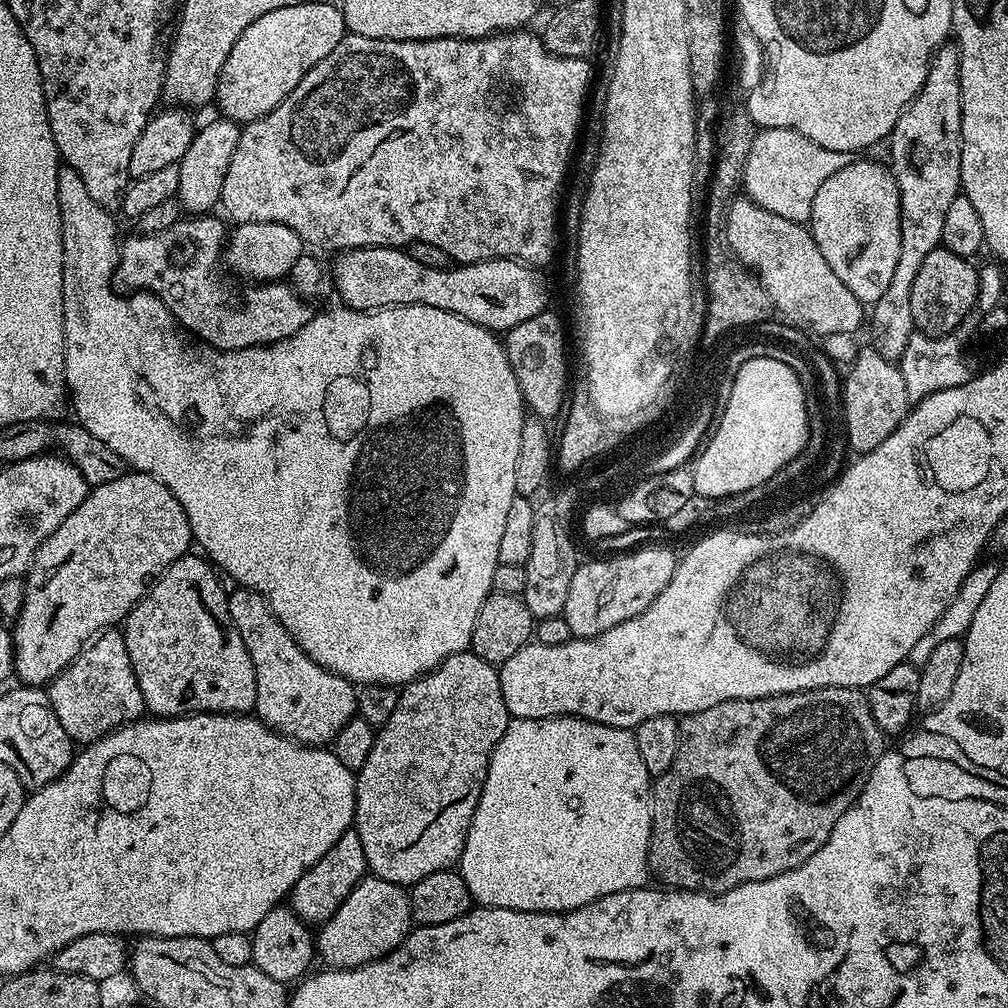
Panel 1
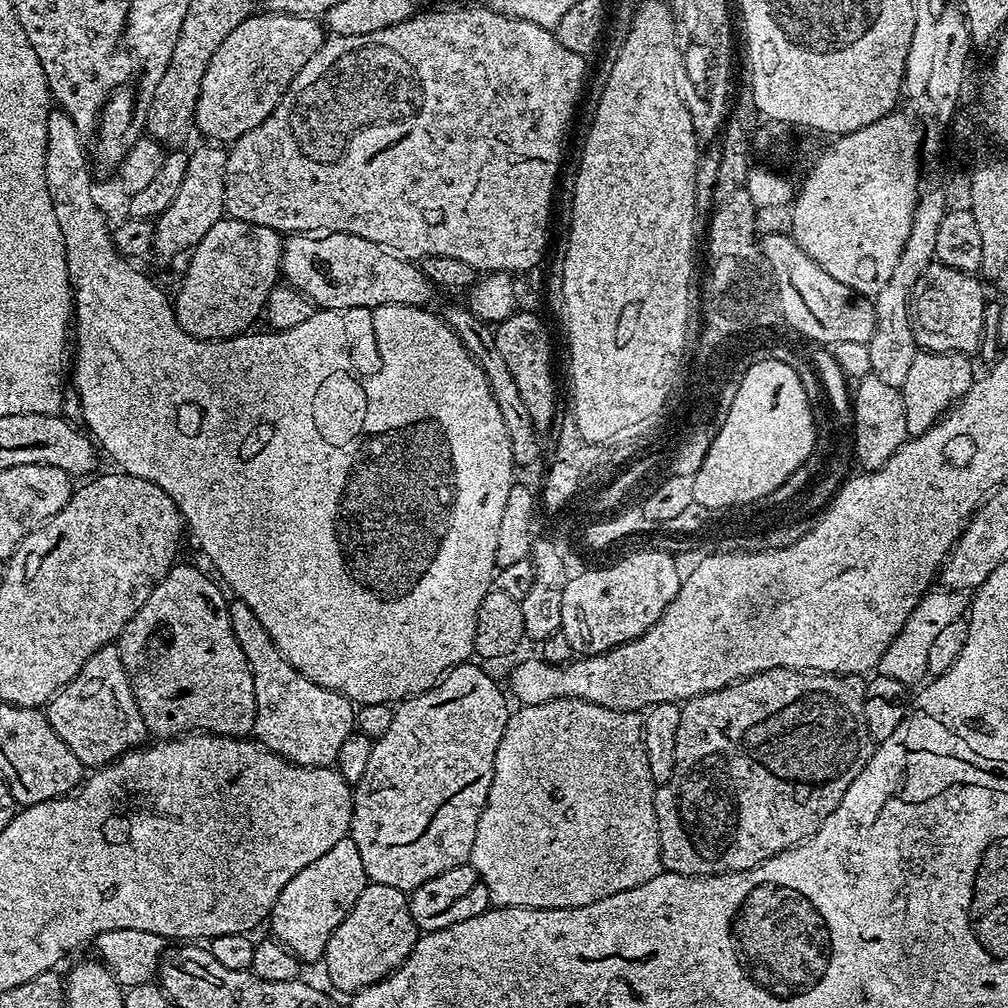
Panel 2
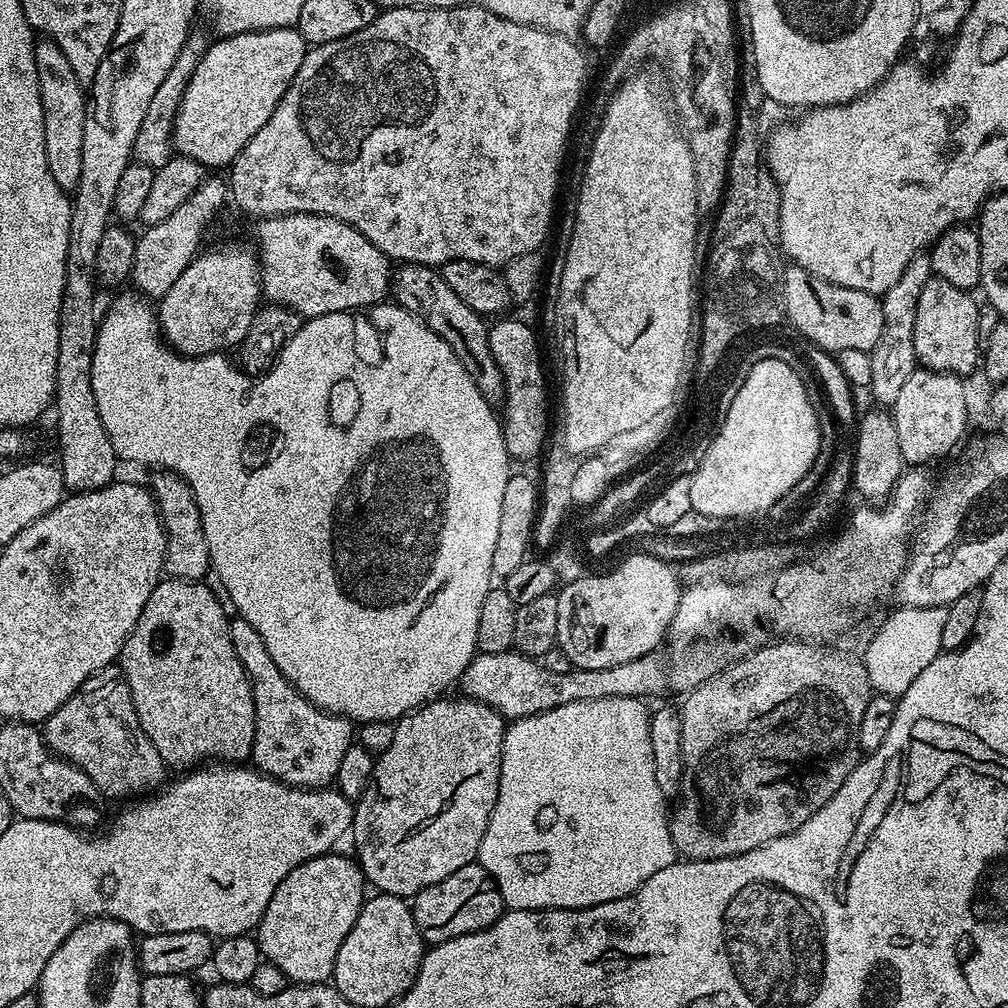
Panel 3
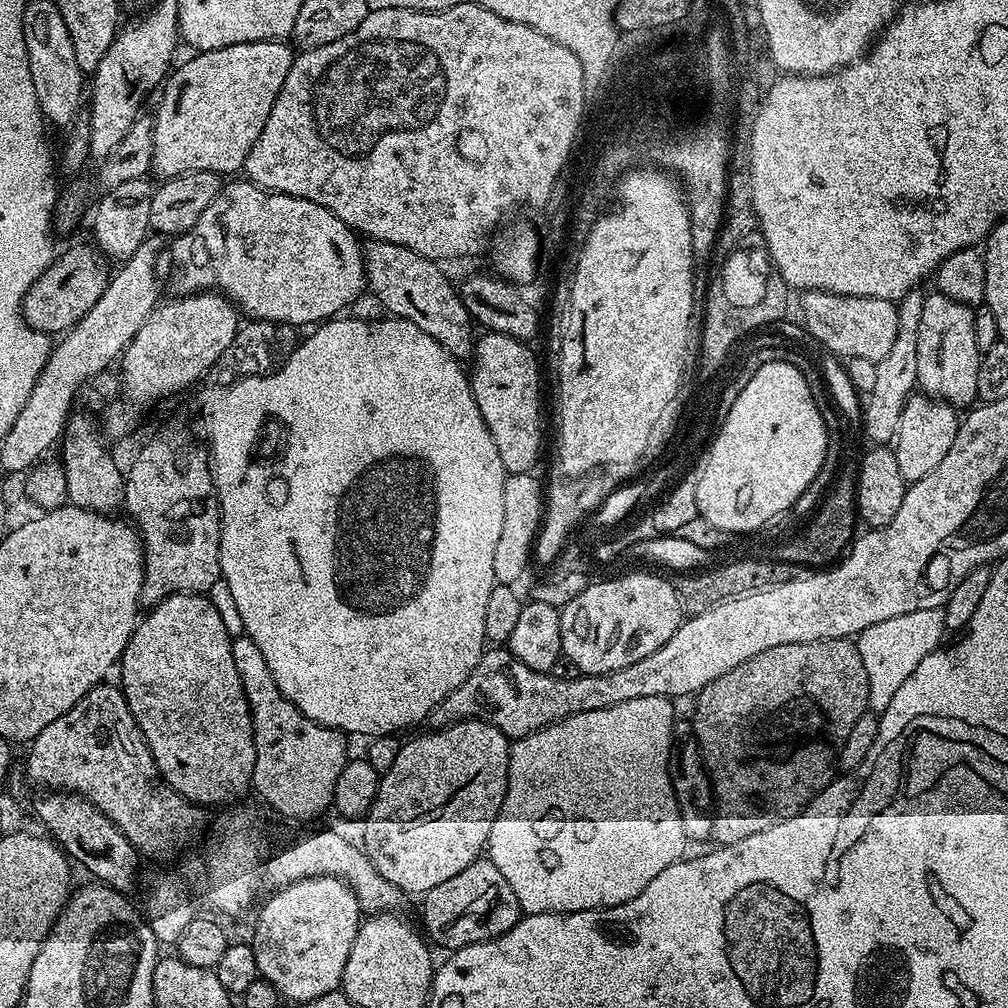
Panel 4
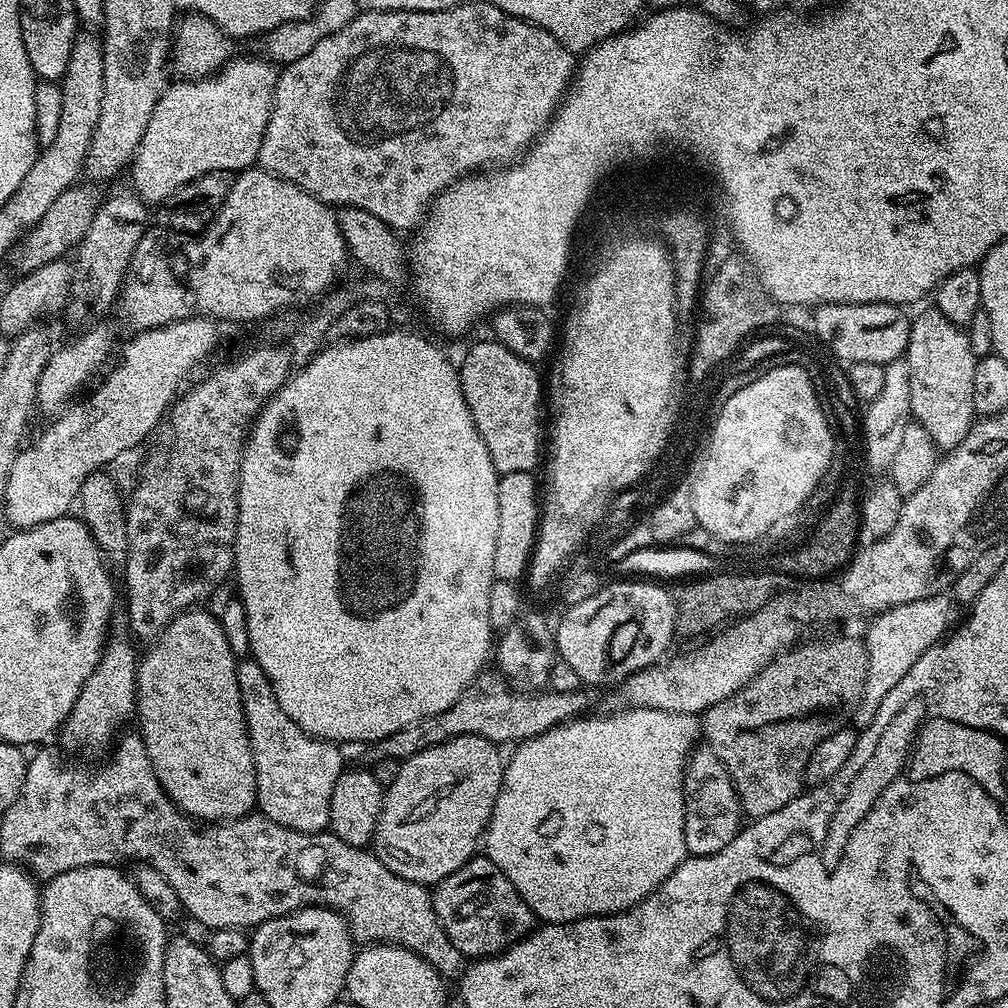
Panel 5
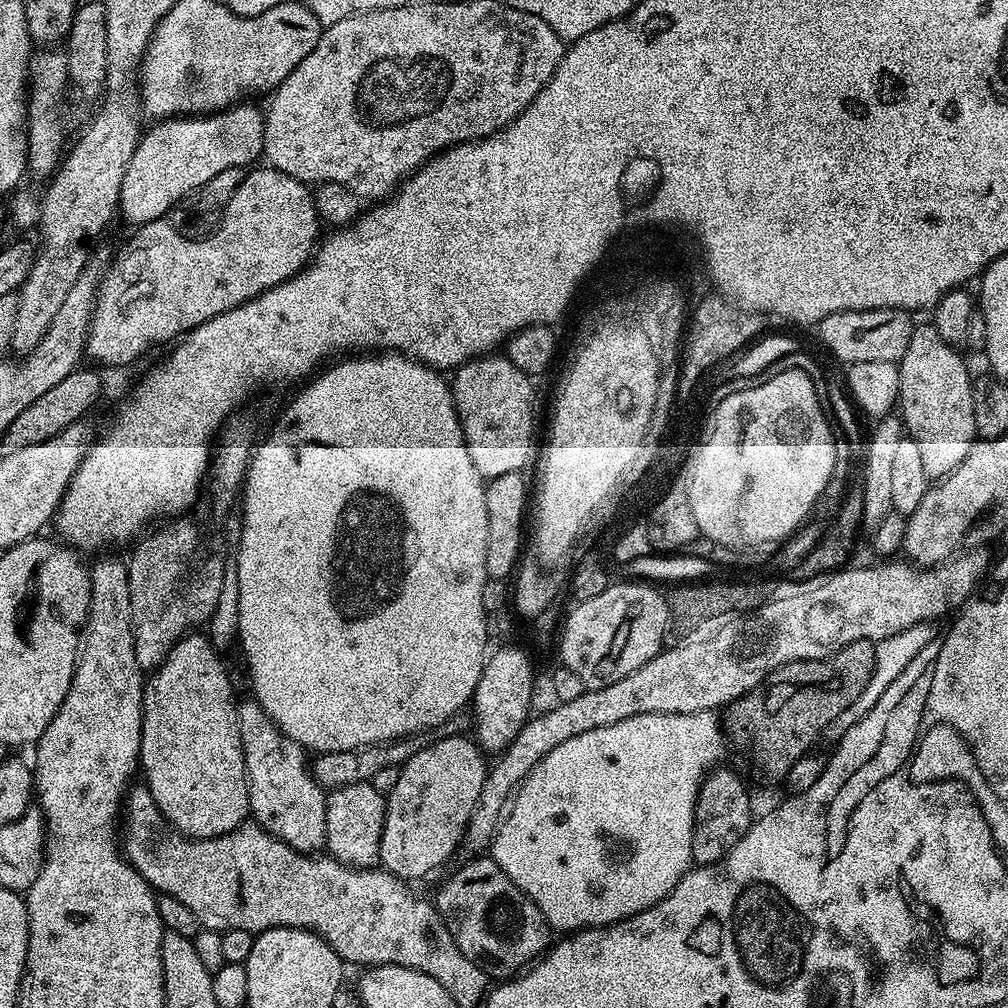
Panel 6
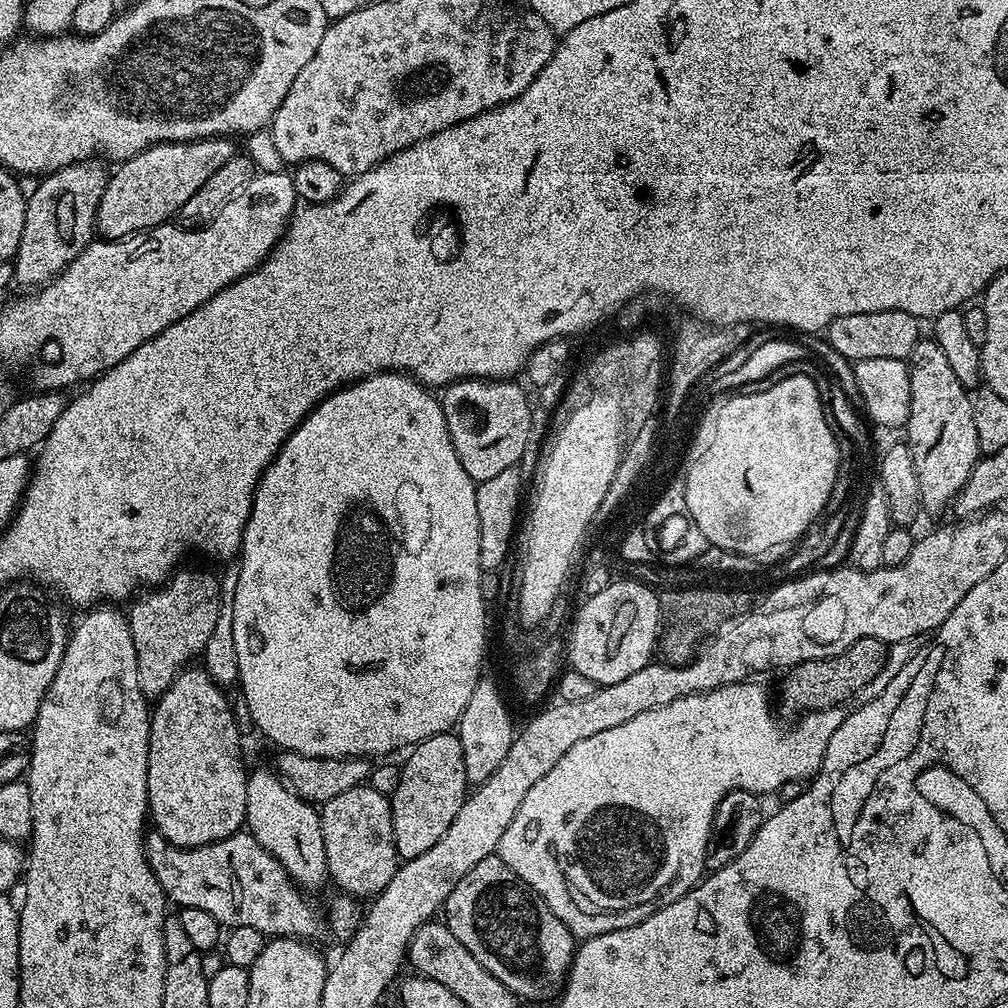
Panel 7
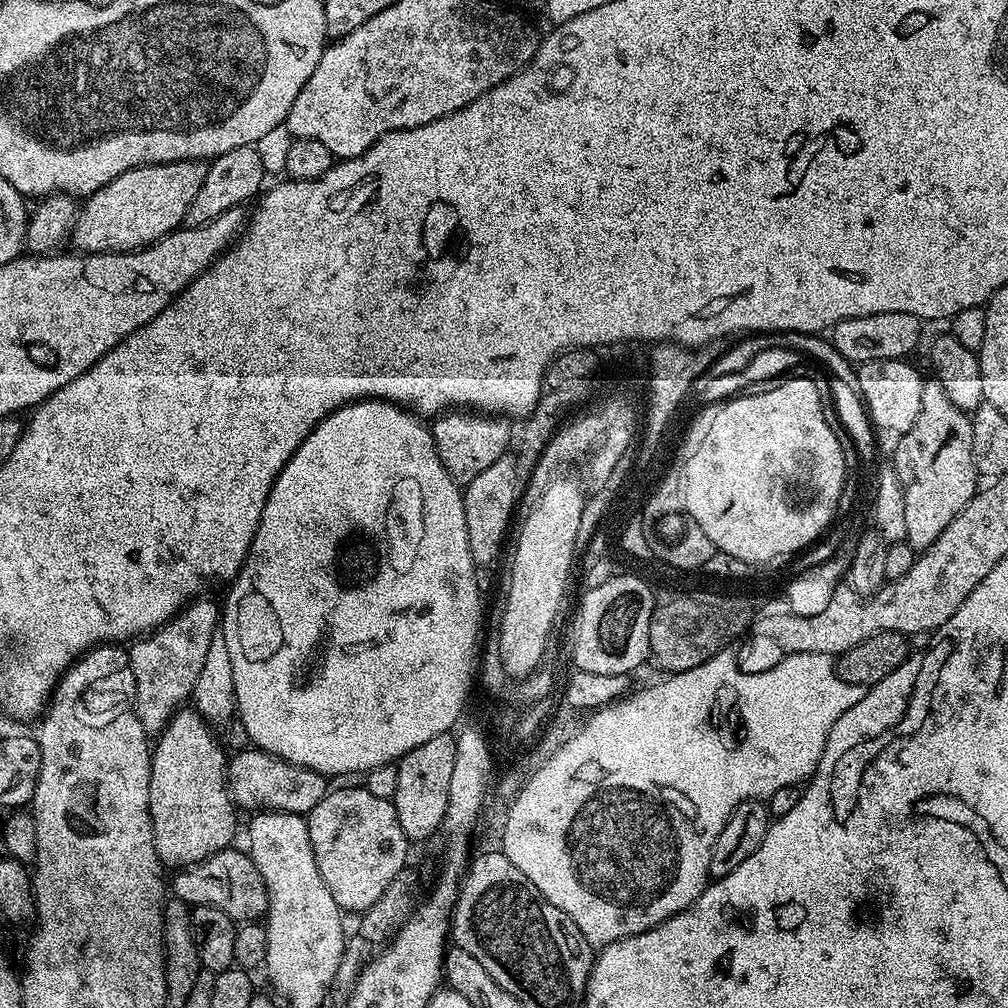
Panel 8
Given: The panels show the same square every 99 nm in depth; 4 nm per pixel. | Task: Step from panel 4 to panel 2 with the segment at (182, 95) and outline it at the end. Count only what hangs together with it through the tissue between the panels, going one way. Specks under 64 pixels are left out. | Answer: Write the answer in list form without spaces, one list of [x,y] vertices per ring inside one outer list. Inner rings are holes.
[[[271,10],[265,13],[265,16],[247,16],[241,24],[234,26],[234,30],[226,34],[222,46],[218,46],[214,58],[210,58],[210,66],[206,66],[196,107],[196,132],[209,136],[212,139],[209,141],[231,142],[257,128],[276,109],[278,102],[294,82],[298,70],[302,70],[302,66],[306,66],[306,62],[310,62],[312,55],[324,45],[326,32],[319,19],[291,16],[285,12]]]

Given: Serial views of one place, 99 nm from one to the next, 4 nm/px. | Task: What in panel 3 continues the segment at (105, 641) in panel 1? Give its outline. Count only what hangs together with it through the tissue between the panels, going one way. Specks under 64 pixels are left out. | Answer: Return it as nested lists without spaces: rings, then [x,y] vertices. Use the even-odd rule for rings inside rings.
[[[118,666],[103,668],[90,678],[86,678],[86,682],[82,682],[80,689],[66,702],[62,702],[62,706],[58,706],[58,710],[54,710],[54,714],[49,720],[43,721],[42,731],[48,748],[63,760],[69,760],[74,766],[82,769],[96,783],[96,787],[105,797],[140,798],[145,794],[157,791],[165,783],[164,759],[160,757],[158,750],[154,750],[154,742],[150,742],[150,738],[146,738],[146,734],[138,722],[130,686],[126,682],[123,670]]]

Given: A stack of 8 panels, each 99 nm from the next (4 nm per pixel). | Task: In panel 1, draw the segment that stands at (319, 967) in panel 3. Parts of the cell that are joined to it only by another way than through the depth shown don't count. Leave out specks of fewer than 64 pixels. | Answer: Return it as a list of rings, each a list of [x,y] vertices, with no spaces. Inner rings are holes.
[[[350,830],[342,834],[342,838],[338,838],[338,842],[334,842],[334,846],[330,846],[330,850],[326,850],[326,854],[322,854],[322,858],[318,858],[318,862],[314,862],[306,874],[302,874],[302,878],[298,878],[290,893],[290,906],[305,924],[319,926],[336,913],[342,902],[346,902],[346,894],[358,886],[367,872],[368,863],[362,850],[362,838],[358,838],[355,830]]]

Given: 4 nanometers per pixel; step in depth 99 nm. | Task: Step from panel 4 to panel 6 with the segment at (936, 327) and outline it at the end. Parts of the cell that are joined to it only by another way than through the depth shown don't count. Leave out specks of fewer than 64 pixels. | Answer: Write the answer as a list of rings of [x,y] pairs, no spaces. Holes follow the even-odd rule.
[[[931,323],[913,327],[910,346],[906,346],[906,354],[898,361],[898,415],[911,439],[918,442],[918,450],[922,454],[922,466],[929,478],[943,478],[959,466],[962,458],[972,449],[977,439],[974,426],[974,398],[972,397],[973,373],[968,373],[968,364],[960,357],[959,347],[947,344],[933,328]]]

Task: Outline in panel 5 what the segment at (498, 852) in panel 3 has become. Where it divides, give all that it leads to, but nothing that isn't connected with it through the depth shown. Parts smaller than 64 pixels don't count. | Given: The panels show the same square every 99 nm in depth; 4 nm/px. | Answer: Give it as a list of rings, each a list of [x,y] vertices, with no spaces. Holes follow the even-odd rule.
[[[626,708],[608,715],[612,716],[589,715],[587,718],[577,718],[558,728],[551,728],[549,732],[535,736],[533,740],[525,740],[515,749],[517,752],[512,757],[507,757],[504,765],[502,786],[494,802],[494,810],[482,837],[482,844],[485,849],[488,847],[488,859],[494,862],[494,866],[498,866],[498,870],[502,870],[502,874],[506,874],[514,890],[518,890],[520,897],[532,907],[532,915],[537,921],[565,924],[584,916],[610,916],[626,912],[656,891],[660,883],[670,878],[673,870],[686,859],[688,847],[684,837],[684,766],[698,740],[697,717],[657,708]]]

